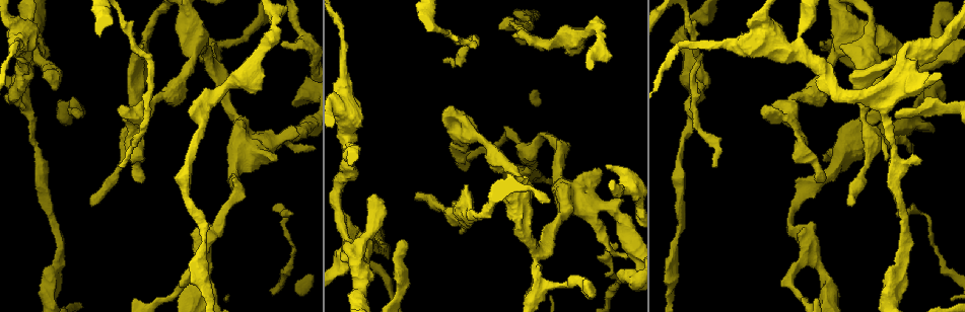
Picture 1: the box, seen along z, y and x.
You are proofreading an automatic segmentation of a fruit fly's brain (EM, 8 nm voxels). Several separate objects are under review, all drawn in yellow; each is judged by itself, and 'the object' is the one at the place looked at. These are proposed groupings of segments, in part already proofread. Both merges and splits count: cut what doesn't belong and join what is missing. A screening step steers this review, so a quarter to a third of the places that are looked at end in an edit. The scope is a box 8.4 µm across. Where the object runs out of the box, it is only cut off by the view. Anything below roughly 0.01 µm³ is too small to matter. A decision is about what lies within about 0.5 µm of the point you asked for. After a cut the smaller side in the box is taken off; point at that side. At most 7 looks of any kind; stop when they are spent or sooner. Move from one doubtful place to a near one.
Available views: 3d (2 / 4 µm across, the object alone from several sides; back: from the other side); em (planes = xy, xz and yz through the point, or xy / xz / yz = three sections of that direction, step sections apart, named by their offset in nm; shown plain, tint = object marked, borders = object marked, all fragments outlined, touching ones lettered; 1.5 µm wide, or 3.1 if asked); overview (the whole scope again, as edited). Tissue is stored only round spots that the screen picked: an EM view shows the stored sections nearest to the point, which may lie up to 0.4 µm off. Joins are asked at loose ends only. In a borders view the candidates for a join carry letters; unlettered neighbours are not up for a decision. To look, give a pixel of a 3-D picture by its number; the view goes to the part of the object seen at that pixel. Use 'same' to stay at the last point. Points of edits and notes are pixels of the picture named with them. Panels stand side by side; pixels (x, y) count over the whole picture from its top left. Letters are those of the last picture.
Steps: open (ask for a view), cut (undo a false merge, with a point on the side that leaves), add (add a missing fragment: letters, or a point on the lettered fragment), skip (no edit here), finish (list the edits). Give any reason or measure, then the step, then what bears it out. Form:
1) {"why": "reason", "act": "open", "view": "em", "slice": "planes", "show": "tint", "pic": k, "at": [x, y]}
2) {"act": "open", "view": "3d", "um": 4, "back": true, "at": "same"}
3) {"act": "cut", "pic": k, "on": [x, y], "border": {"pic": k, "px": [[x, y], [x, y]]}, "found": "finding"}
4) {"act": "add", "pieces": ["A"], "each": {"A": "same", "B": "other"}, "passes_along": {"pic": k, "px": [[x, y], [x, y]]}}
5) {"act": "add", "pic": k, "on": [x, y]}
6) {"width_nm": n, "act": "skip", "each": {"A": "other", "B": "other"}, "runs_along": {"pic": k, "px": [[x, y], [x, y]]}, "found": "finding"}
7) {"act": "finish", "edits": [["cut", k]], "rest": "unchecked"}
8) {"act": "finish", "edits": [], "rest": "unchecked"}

{"why": "abrupt turn", "act": "open", "view": "3d", "um": 4, "pic": 1, "at": [609, 267]}

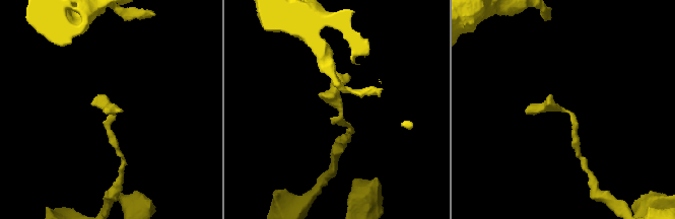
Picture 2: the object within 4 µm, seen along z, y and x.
{"why": "need the tissue", "act": "open", "view": "em", "slice": "xz", "step": 8, "show": "tint", "pic": 2, "at": [565, 110]}

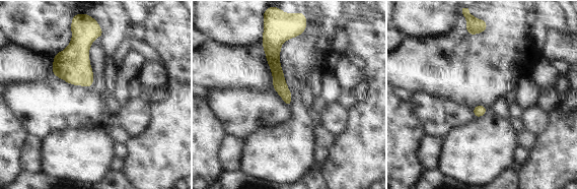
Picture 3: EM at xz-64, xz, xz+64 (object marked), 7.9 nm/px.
{"act": "open", "view": "em", "slice": "planes", "show": "borders", "at": "same"}

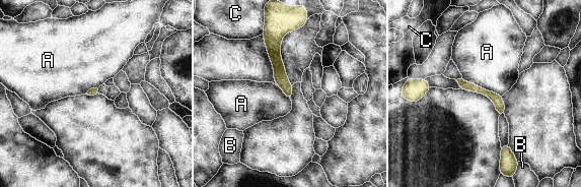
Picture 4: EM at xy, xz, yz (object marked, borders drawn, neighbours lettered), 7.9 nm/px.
{"longest_contact_nm": ["A", 360], "act": "skip", "each": {"A": "other", "B": "other", "C": "other"}, "border": {"pic": 4, "px": [[461, 78], [493, 90], [501, 97]]}, "found": "one neuron here"}

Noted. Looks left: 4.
{"why": "free end", "act": "open", "view": "em", "slice": "xz", "step": 8, "show": "borders", "pic": 1, "at": [291, 104]}

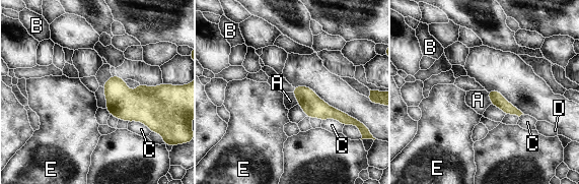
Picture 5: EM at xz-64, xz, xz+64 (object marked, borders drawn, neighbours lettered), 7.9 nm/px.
{"why": "another direction", "act": "open", "view": "em", "slice": "planes", "show": "borders", "at": "same"}

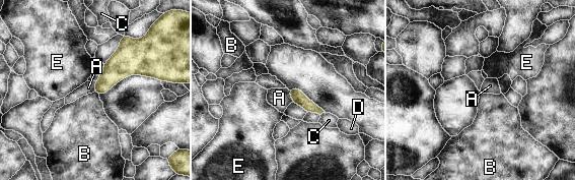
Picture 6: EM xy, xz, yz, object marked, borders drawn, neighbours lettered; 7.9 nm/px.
{"act": "skip", "each": {"A": "other", "B": "other", "C": "other", "D": "other", "E": "other"}, "runs_along": {"pic": 6, "px": [[292, 91], [309, 107], [319, 111]]}, "found": "no lettered fragment goes on from it"}

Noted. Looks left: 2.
{"act": "finish", "edits": [], "rest": "unchecked"}

